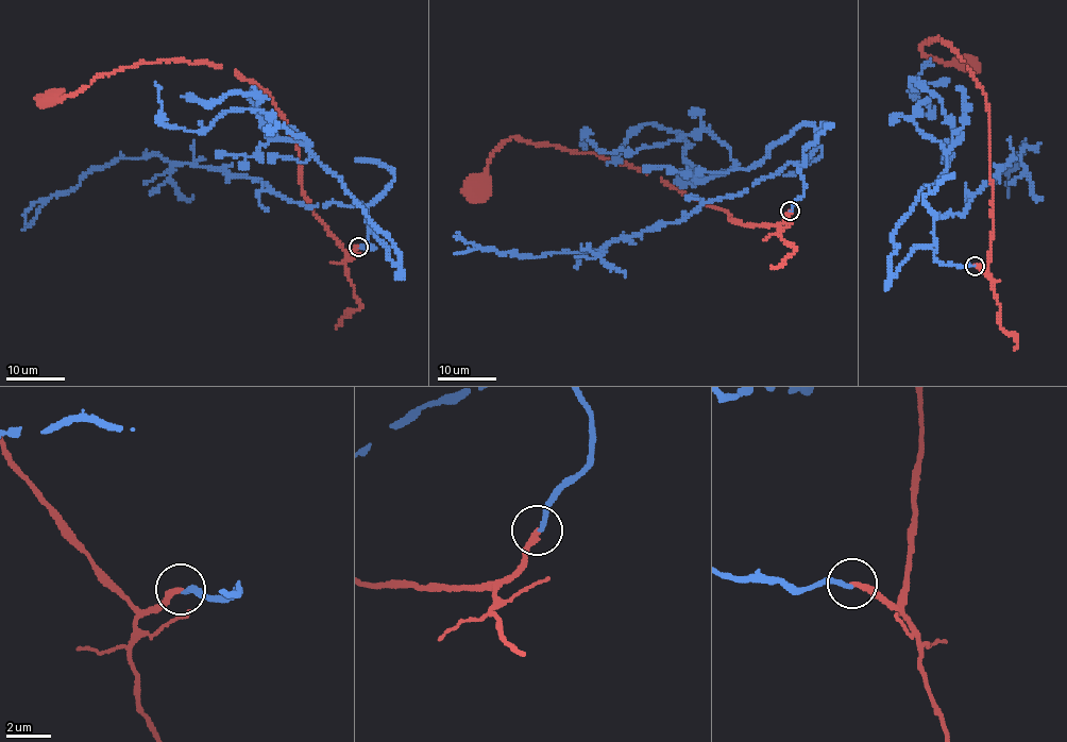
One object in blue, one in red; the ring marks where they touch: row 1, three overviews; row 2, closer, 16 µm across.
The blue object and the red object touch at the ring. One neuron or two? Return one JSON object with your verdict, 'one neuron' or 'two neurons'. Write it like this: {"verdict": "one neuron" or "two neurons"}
{"verdict": "two neurons"}

